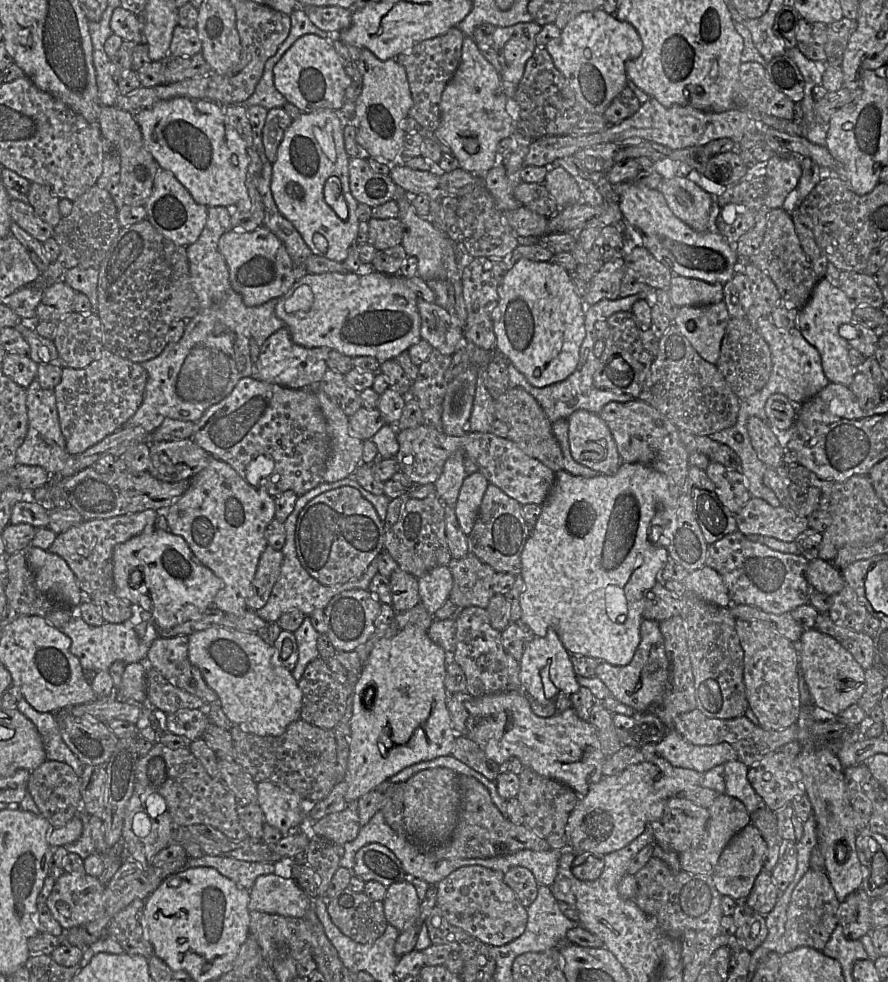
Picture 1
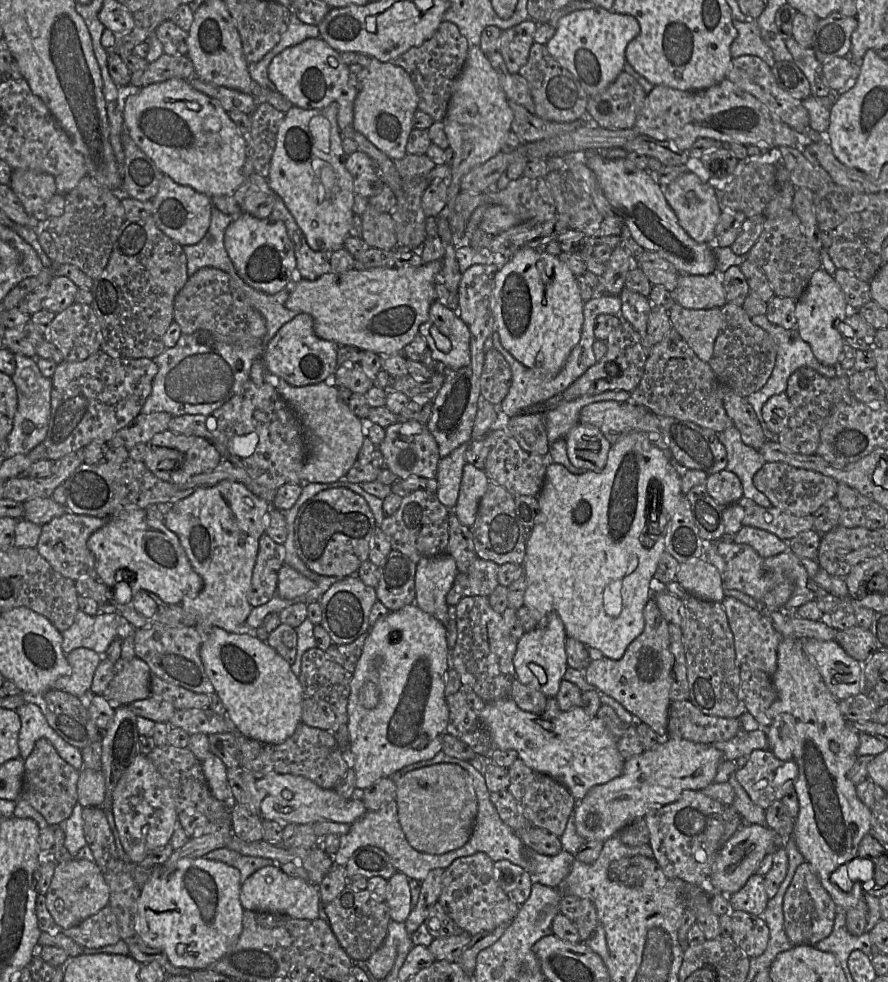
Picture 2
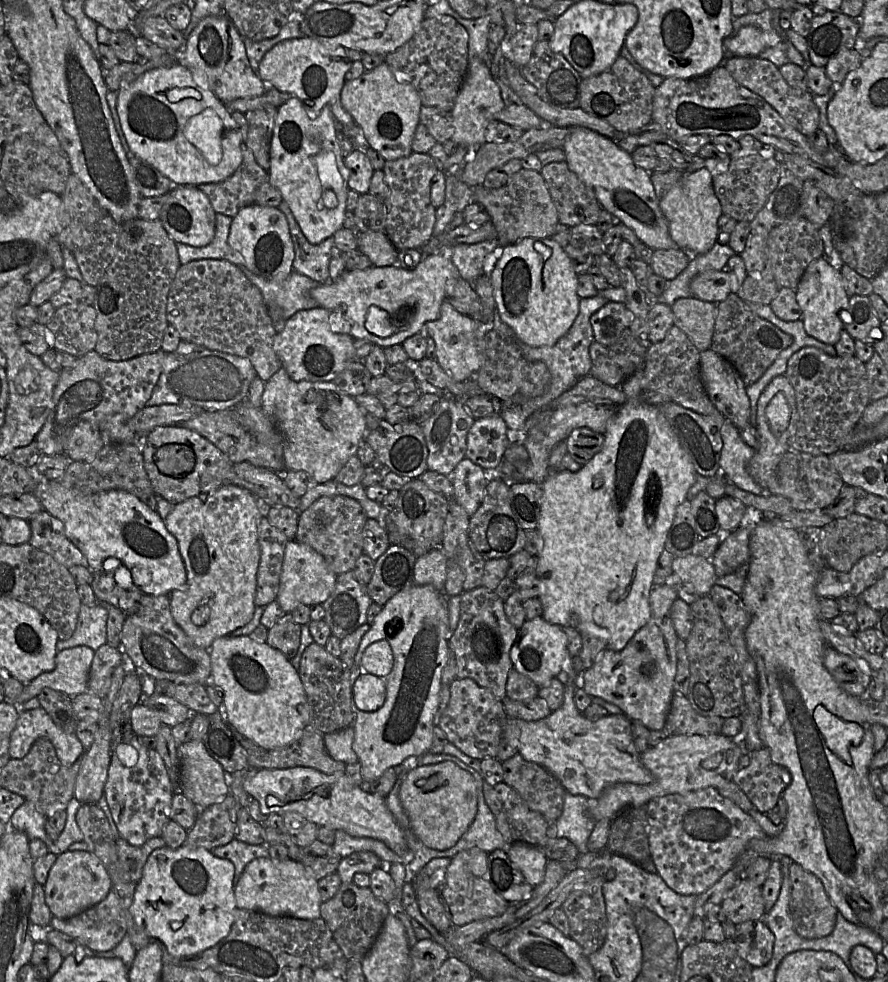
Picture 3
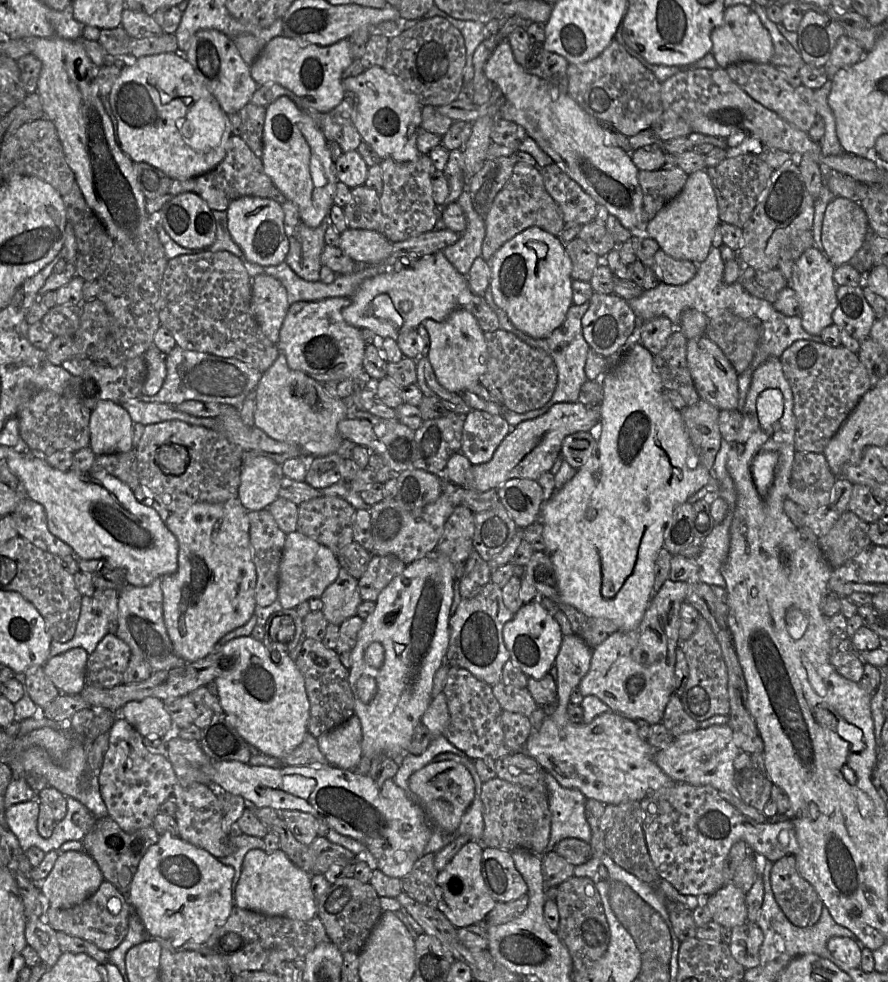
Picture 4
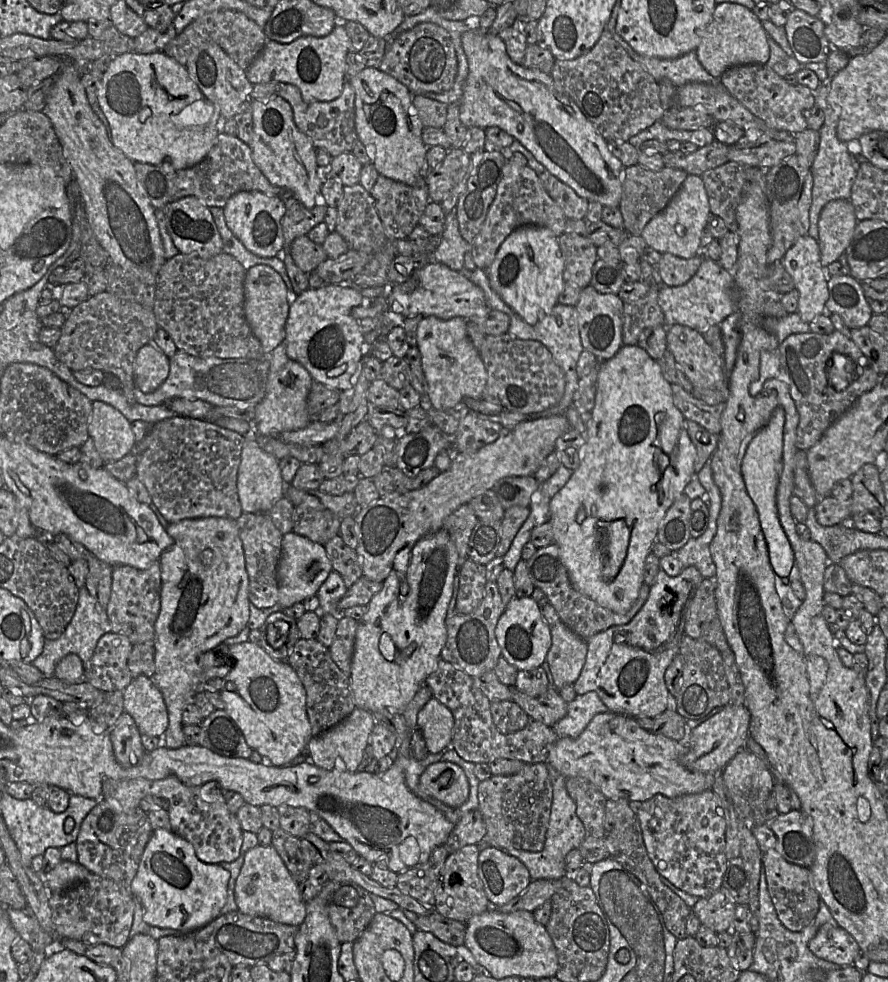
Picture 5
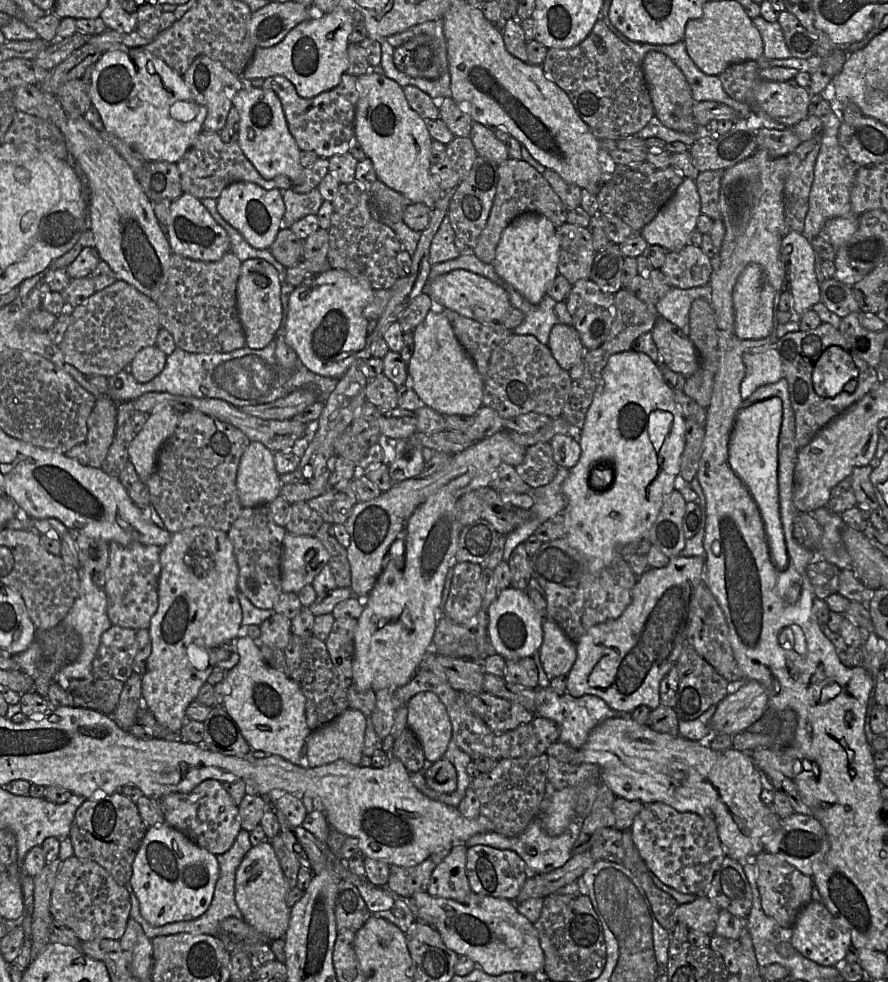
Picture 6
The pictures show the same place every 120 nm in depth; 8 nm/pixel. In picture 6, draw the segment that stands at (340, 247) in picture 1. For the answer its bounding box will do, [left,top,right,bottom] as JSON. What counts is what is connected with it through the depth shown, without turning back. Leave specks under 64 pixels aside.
[233,86,304,179]

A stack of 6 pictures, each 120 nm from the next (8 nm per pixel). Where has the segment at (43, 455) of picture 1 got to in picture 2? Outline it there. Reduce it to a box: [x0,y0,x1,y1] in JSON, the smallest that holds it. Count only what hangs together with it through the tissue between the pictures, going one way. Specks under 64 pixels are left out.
[6,354,52,458]

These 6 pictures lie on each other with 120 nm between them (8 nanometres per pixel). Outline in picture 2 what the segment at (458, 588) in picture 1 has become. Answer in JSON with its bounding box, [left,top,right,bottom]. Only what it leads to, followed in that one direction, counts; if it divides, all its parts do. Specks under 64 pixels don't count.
[454,558,499,596]

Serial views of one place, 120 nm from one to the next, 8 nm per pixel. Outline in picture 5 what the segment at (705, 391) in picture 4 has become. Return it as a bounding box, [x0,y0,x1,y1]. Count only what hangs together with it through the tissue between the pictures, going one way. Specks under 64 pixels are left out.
[667,325,725,390]

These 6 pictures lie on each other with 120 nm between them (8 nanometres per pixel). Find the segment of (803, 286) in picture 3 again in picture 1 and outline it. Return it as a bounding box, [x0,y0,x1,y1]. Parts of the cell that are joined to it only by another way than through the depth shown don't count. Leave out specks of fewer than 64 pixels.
[796,278,856,387]

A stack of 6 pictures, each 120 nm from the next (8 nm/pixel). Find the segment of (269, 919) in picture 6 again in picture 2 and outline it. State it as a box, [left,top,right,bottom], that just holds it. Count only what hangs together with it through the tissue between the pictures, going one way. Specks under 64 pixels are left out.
[240,864,320,919]

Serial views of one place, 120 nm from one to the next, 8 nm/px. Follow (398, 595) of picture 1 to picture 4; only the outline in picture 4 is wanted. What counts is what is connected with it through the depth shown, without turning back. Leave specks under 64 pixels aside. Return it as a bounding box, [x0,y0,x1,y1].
[358,555,406,602]

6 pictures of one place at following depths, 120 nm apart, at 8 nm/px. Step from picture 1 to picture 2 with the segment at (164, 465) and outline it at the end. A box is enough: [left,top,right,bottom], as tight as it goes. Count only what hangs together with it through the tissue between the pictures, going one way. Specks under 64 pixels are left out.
[144,430,223,484]

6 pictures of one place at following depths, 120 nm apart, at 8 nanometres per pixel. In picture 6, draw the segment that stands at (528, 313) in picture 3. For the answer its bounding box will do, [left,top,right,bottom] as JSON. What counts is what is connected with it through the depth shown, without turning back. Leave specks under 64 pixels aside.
[491,213,559,304]

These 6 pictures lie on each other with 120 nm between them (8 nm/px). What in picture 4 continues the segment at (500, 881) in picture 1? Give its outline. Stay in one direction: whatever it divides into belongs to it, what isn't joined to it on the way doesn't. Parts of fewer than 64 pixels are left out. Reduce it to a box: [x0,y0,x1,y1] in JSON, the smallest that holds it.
[435,841,497,928]

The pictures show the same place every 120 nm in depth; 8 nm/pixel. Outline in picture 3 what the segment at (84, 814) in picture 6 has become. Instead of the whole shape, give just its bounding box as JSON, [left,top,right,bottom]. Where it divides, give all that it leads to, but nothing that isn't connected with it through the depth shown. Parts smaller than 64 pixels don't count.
[116,836,166,883]

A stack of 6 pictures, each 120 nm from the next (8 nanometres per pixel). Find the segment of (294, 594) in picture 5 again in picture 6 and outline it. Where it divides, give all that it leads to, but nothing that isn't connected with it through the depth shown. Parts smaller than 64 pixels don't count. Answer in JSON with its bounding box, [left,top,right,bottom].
[280,532,329,594]

